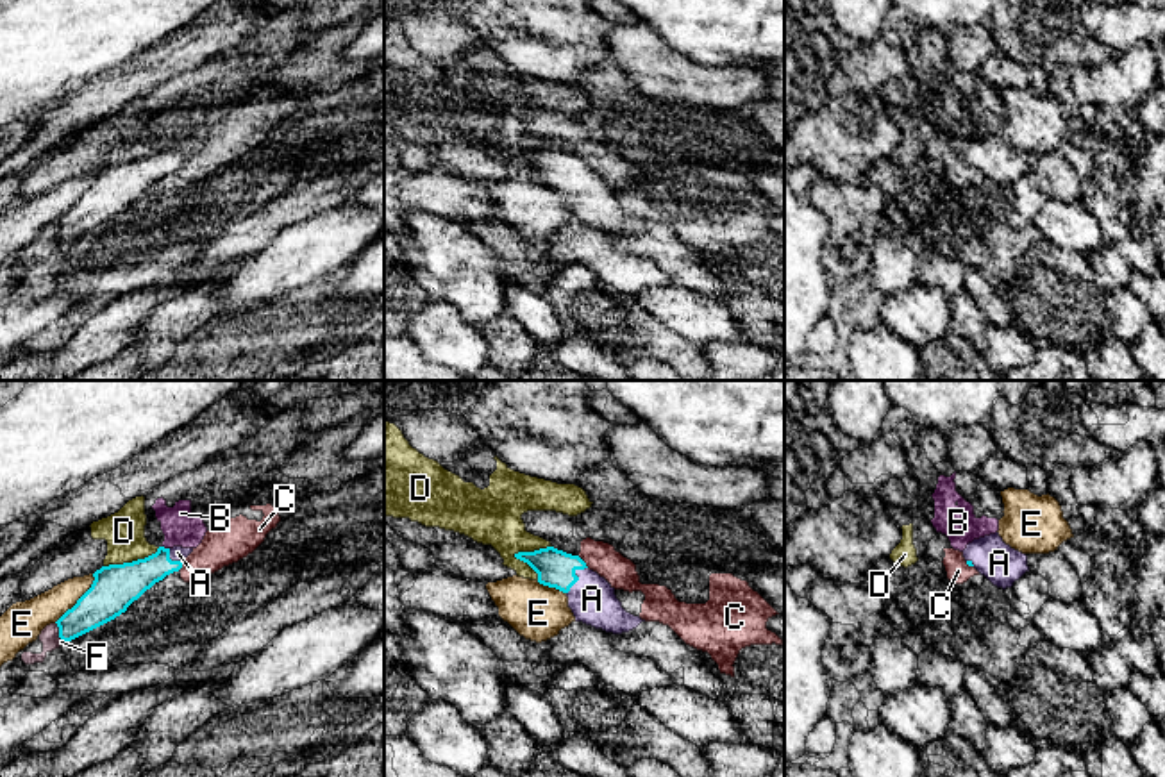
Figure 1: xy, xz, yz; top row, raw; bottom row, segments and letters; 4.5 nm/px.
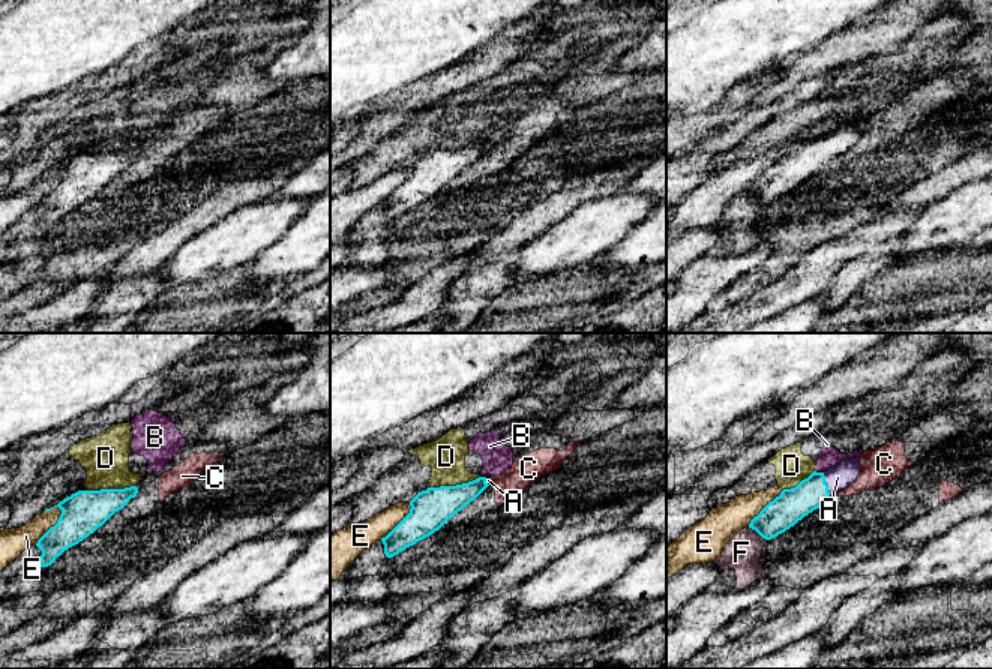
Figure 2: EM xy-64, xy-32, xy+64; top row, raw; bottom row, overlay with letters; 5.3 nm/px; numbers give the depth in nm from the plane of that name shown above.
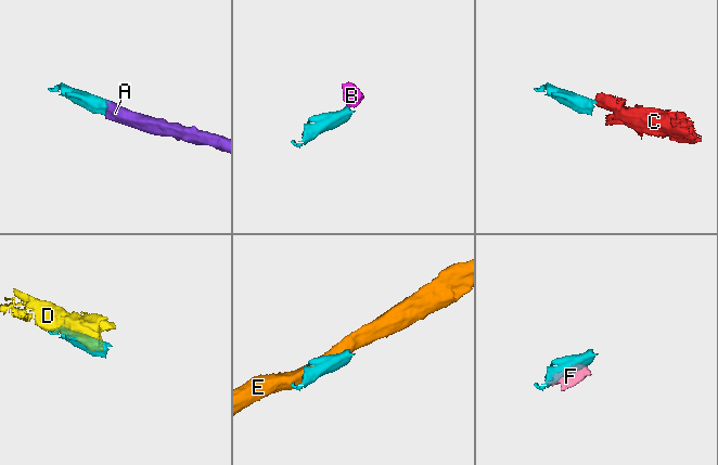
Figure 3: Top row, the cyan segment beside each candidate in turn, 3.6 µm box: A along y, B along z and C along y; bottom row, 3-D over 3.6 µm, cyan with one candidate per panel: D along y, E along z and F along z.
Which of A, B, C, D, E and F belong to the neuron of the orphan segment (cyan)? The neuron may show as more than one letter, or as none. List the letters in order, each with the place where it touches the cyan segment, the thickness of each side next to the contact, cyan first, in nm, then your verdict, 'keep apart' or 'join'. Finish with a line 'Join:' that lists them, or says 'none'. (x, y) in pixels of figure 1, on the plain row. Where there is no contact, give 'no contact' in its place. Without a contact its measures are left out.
A: meets cyan in xz at (578, 177); 170 nm thick on the cyan side, 200 nm on the other; join
B: meets cyan in xy at (163, 147); 180 nm thick on the cyan side, 170 nm on the other; keep apart
C: meets cyan in xz at (583, 161); 170 nm thick on the cyan side, 140 nm on the other; keep apart
D: meets cyan in xz at (531, 152); 170 nm thick on the cyan side, 260 nm on the other; keep apart
E: meets cyan in xy at (79, 199); 200 nm thick on the cyan side, 160 nm on the other; keep apart
F: meets cyan in xy at (59, 233); 180 nm thick on the cyan side, 90 nm on the other; keep apart
Join: A

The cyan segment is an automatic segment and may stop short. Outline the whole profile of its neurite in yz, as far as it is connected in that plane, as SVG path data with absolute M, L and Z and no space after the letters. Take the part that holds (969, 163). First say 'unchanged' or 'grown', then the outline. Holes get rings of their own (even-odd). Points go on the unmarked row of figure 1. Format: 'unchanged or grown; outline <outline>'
grown; outline M999 132L974 139L963 150L968 166L974 166L997 188L1011 188L1026 171L1027 155L1002 141Z

